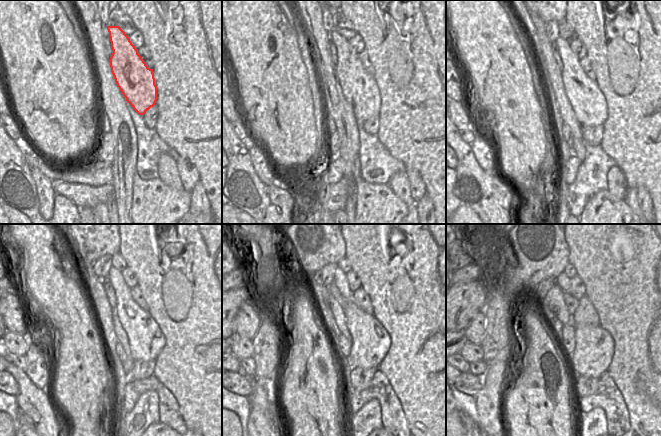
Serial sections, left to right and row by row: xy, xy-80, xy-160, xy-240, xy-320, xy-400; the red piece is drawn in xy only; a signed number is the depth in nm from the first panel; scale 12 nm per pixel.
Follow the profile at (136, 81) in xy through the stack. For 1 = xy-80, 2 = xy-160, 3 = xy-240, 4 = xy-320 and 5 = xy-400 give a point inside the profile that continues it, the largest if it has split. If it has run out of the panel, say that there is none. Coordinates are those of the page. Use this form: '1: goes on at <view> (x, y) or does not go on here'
1: goes on at xy-80 (360, 89)
2: goes on at xy-160 (589, 104)
3: goes on at xy-240 (146, 340)
4: goes on at xy-320 (370, 342)
5: goes on at xy-400 (594, 346)

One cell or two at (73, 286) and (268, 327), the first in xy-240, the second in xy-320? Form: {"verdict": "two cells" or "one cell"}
{"verdict": "two cells"}

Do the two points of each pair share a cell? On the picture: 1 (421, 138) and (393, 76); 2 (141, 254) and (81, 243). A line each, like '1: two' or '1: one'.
1: one
2: two

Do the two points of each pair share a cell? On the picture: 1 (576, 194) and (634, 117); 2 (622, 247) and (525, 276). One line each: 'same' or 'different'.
1: different
2: different

